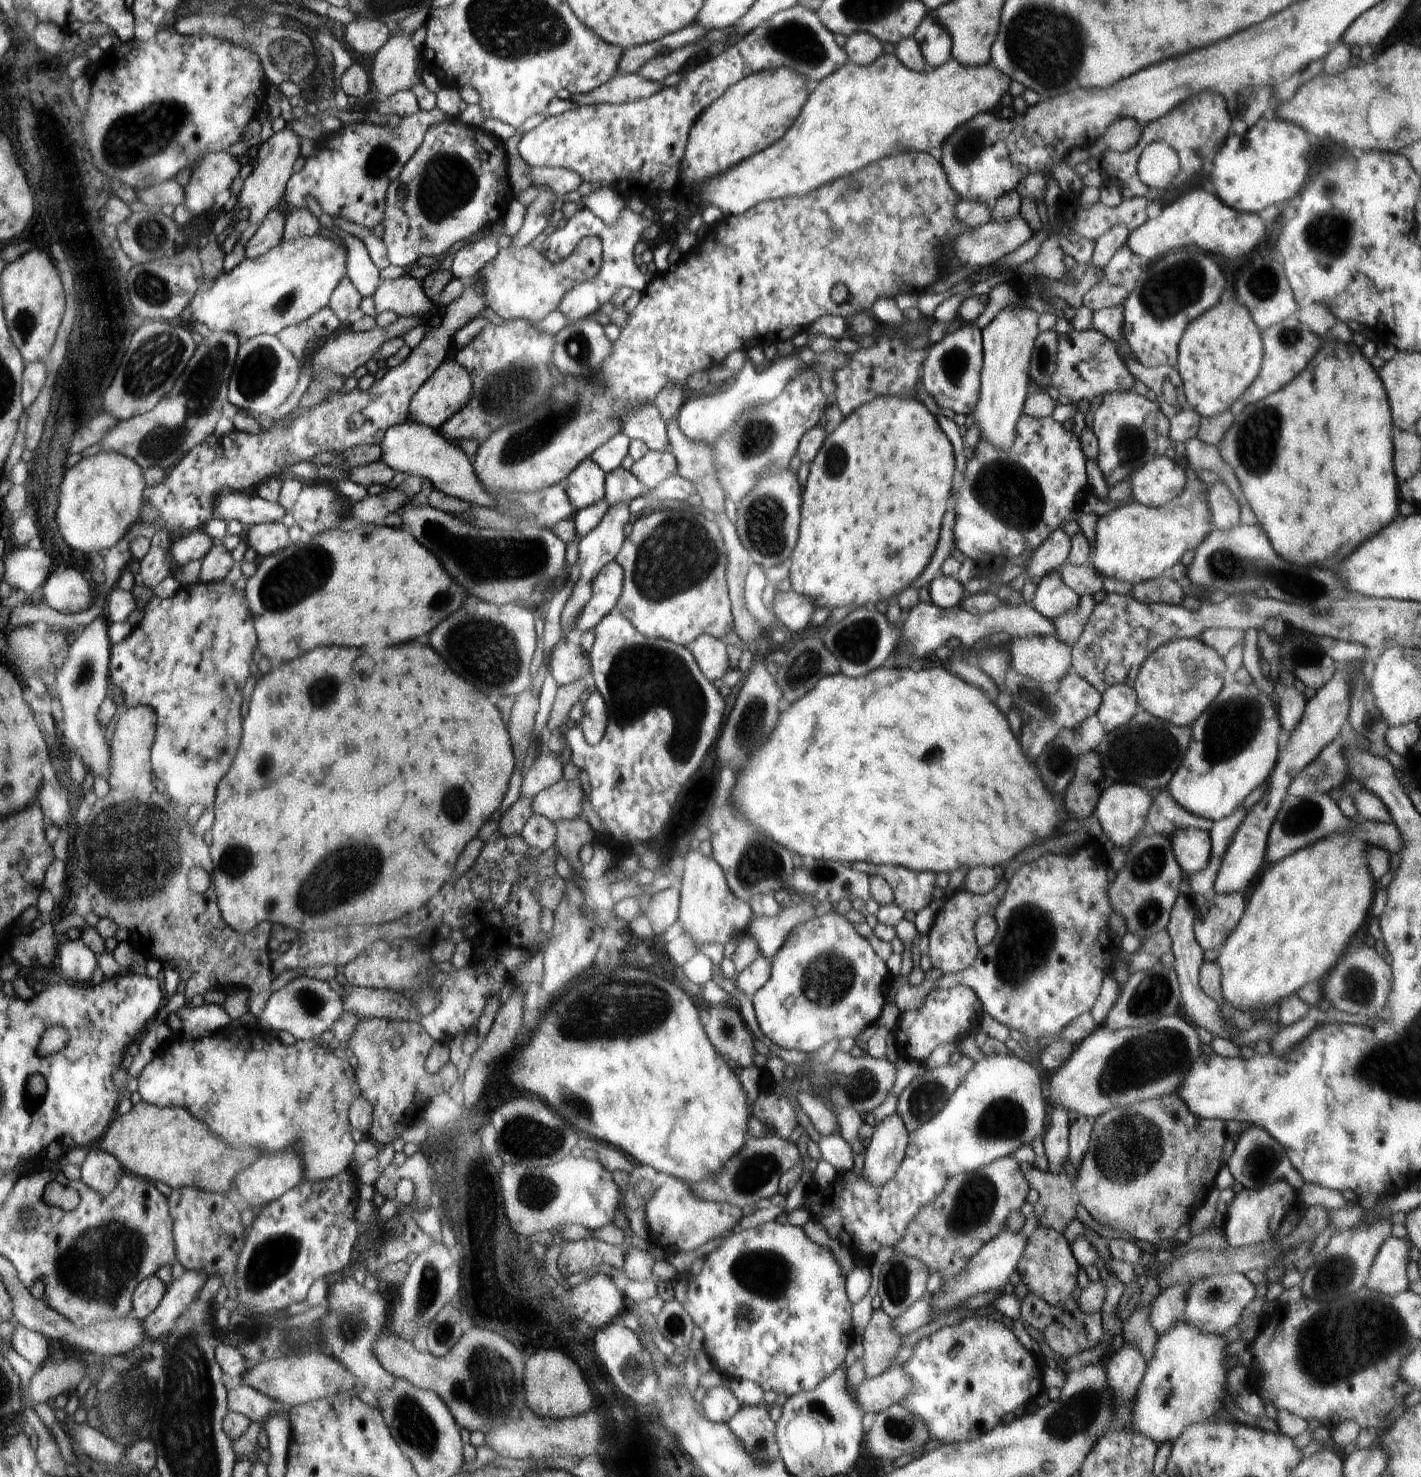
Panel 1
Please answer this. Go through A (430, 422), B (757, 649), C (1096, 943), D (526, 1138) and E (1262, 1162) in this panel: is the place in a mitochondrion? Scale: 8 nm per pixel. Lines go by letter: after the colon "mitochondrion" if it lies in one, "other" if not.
A: other
B: other
C: other
D: mitochondrion
E: mitochondrion

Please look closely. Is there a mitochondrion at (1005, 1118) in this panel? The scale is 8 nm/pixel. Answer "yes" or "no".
yes

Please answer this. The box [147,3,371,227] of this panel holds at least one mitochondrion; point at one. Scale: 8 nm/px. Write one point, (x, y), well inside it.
(277, 42)

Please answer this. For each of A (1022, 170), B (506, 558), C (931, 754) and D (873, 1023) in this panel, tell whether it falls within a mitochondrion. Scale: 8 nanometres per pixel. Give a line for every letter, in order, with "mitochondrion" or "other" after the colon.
A: other
B: mitochondrion
C: other
D: other

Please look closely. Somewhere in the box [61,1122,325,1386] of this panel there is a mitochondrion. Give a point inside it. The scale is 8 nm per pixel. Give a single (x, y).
(277, 1255)

